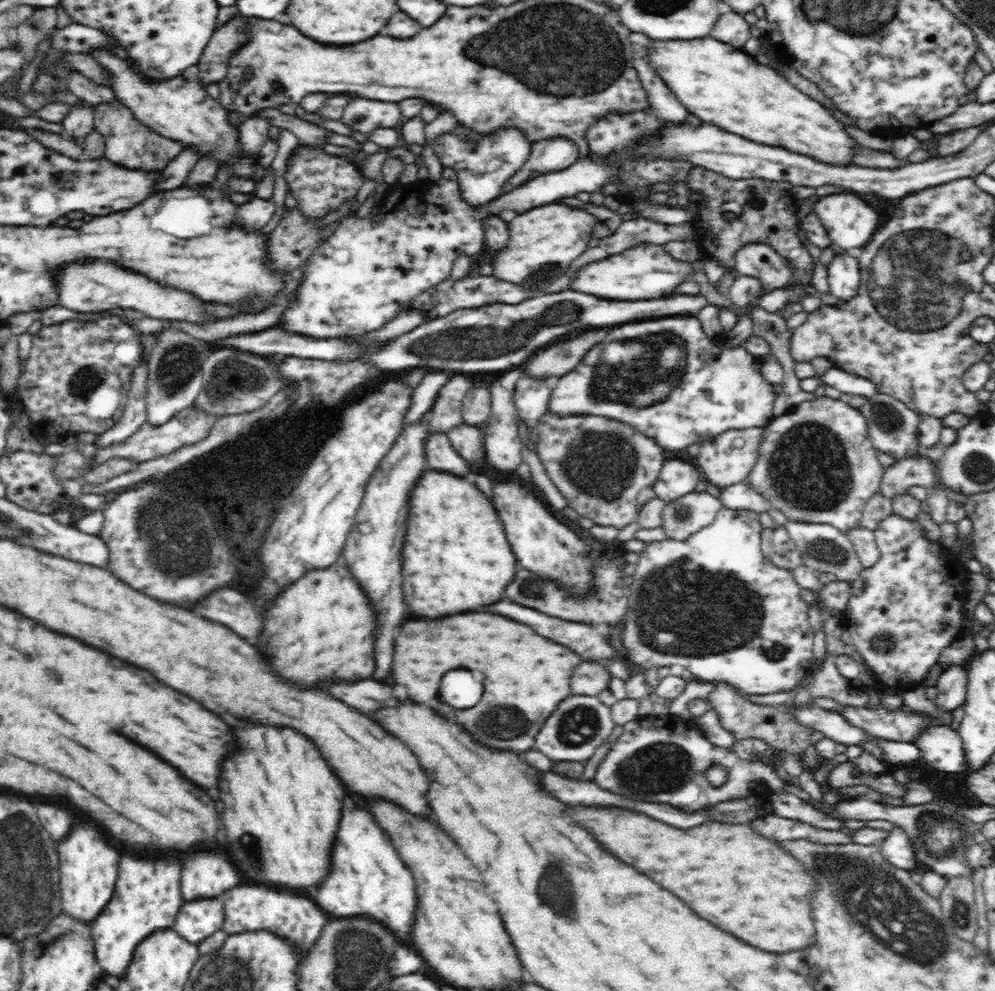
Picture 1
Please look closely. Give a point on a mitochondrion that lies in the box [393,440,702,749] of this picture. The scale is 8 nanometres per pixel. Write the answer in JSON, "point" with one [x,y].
{"point":[504,722]}

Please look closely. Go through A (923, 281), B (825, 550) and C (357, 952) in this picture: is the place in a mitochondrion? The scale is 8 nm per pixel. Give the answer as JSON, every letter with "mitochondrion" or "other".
{"A":"mitochondrion","B":"mitochondrion","C":"mitochondrion"}

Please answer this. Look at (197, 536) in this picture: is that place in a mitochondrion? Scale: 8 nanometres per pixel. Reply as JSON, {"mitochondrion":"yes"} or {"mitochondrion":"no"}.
{"mitochondrion":"yes"}

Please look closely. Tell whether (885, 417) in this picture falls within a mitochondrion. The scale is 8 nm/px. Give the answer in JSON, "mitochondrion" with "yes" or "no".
{"mitochondrion":"yes"}

